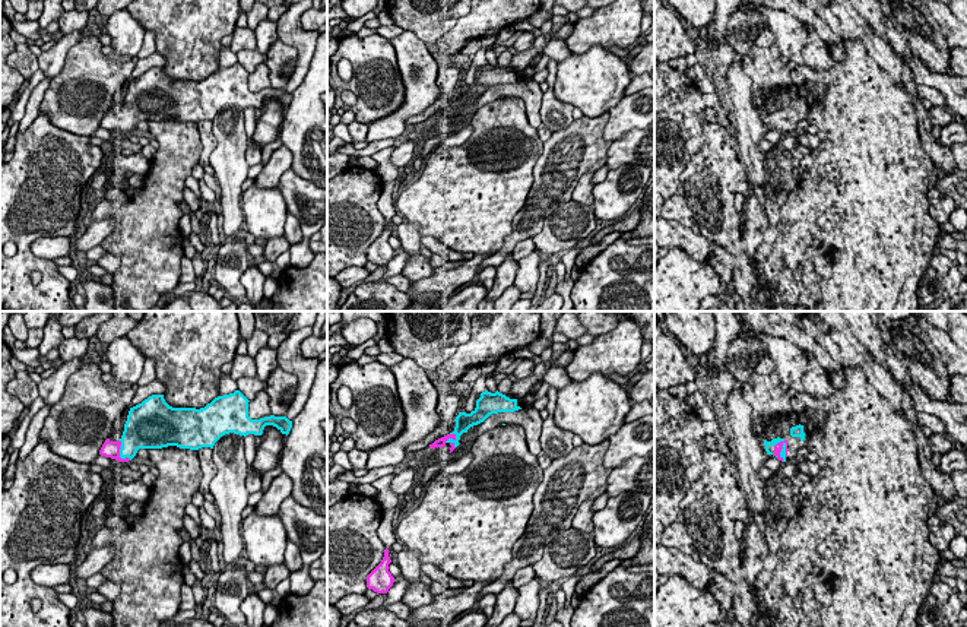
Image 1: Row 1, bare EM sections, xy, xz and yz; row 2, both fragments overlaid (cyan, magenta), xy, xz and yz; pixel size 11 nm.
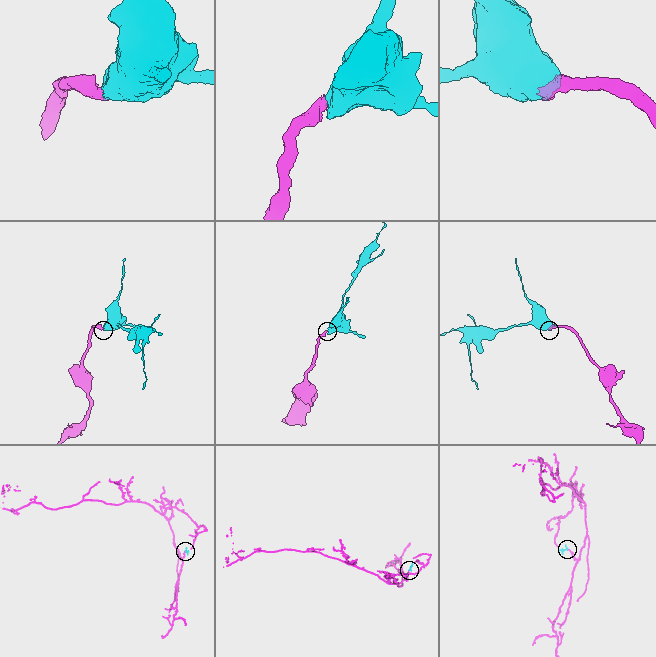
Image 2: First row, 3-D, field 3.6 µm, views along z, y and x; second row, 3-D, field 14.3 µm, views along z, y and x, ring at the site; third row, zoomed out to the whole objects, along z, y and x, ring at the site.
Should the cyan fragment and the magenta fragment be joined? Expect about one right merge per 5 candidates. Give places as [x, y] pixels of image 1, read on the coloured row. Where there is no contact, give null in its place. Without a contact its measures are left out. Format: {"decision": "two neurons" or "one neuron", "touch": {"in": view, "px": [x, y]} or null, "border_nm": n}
{"decision": "one neuron", "touch": {"in": "xz", "px": [453, 440]}, "border_nm": 180}

